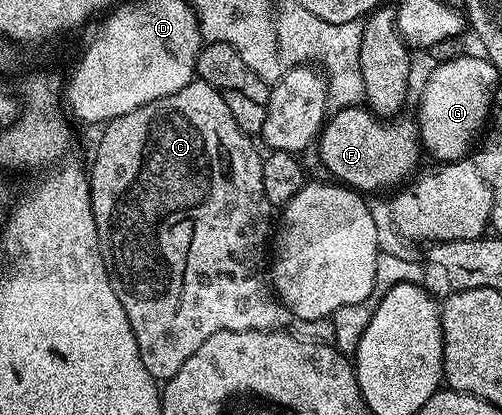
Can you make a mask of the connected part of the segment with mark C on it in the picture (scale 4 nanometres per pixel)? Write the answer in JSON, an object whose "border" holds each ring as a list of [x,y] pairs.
{"border":[[[197,79],[188,83],[188,87],[180,87],[180,91],[175,91],[172,95],[164,95],[164,99],[156,99],[152,103],[144,103],[144,107],[136,107],[136,111],[128,111],[128,115],[120,115],[116,119],[105,122],[104,128],[101,130],[102,138],[98,141],[98,146],[94,149],[94,162],[88,165],[88,180],[90,182],[90,202],[92,203],[92,215],[95,219],[96,231],[98,232],[98,250],[104,261],[104,267],[108,271],[108,279],[112,283],[112,291],[116,291],[116,299],[120,299],[120,307],[124,307],[124,311],[128,315],[128,323],[132,323],[132,331],[136,335],[136,343],[140,347],[140,359],[144,363],[144,367],[148,367],[148,375],[152,375],[155,381],[165,383],[169,381],[172,375],[176,375],[176,371],[180,371],[180,367],[184,367],[184,359],[188,359],[192,355],[192,351],[196,351],[196,347],[200,347],[200,343],[204,343],[204,339],[208,339],[212,335],[216,335],[216,331],[278,331],[283,328],[288,313],[280,304],[271,282],[268,280],[268,249],[262,244],[267,244],[268,238],[272,233],[272,221],[270,225],[270,212],[272,206],[270,200],[264,195],[264,183],[262,182],[262,158],[261,152],[254,150],[251,138],[244,130],[238,126],[236,119],[232,119],[232,111],[228,111],[228,103],[224,103],[224,99],[220,99],[220,95],[208,83]]]}

